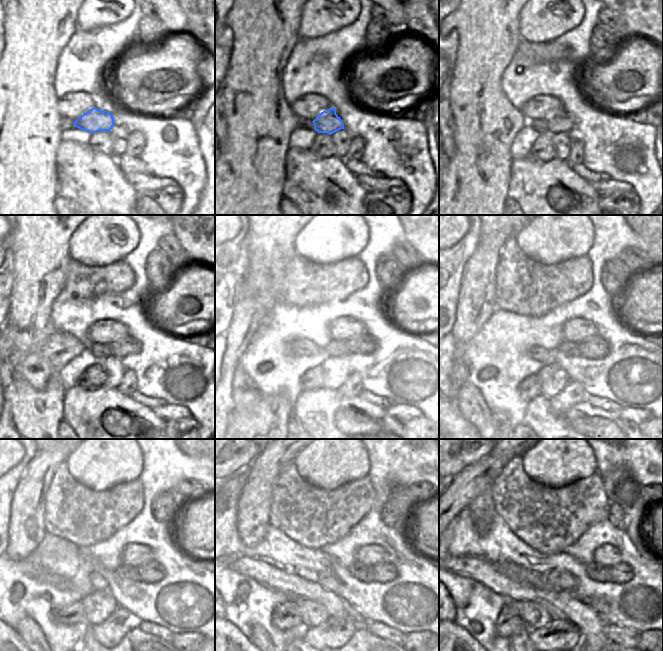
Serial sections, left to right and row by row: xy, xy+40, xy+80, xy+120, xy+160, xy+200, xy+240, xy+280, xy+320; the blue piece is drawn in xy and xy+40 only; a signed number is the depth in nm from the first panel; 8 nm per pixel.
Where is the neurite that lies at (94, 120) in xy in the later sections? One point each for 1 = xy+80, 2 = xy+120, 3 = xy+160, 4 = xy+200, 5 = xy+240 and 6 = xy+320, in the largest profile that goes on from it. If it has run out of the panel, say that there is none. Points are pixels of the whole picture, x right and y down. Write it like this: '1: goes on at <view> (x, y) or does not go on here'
1: goes on at xy+80 (556, 124)
2: goes on at xy+120 (129, 346)
3: goes on at xy+160 (362, 344)
4: goes on at xy+200 (595, 347)
5: goes on at xy+240 (152, 572)
6: goes on at xy+320 (621, 573)

